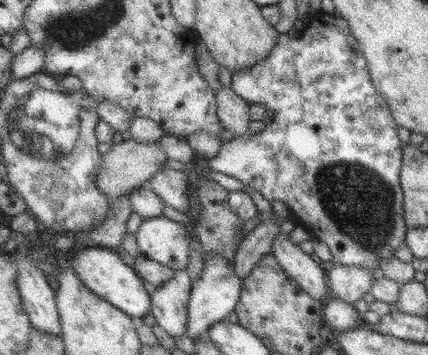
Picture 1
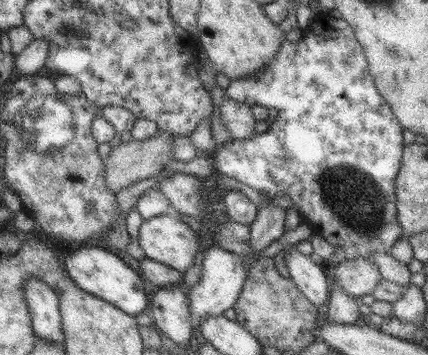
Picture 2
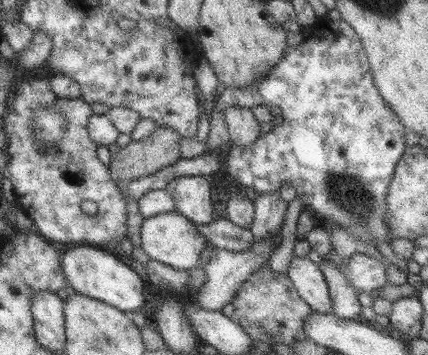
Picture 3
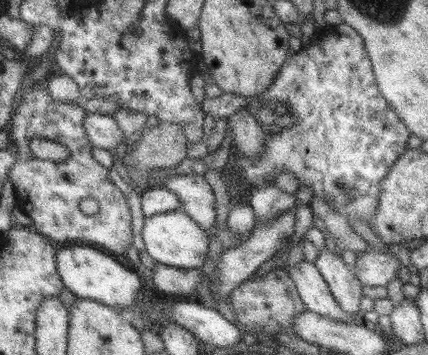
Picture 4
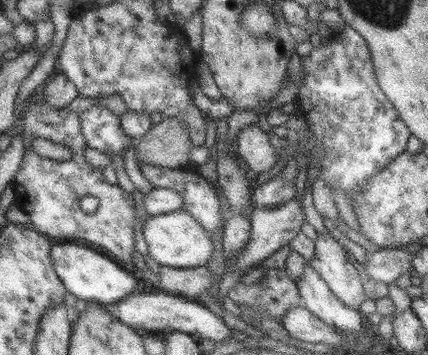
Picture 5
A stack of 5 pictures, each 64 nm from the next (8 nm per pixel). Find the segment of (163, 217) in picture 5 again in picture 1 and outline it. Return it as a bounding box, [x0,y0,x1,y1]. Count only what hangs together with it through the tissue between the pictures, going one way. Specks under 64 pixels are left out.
[135,216,191,270]

